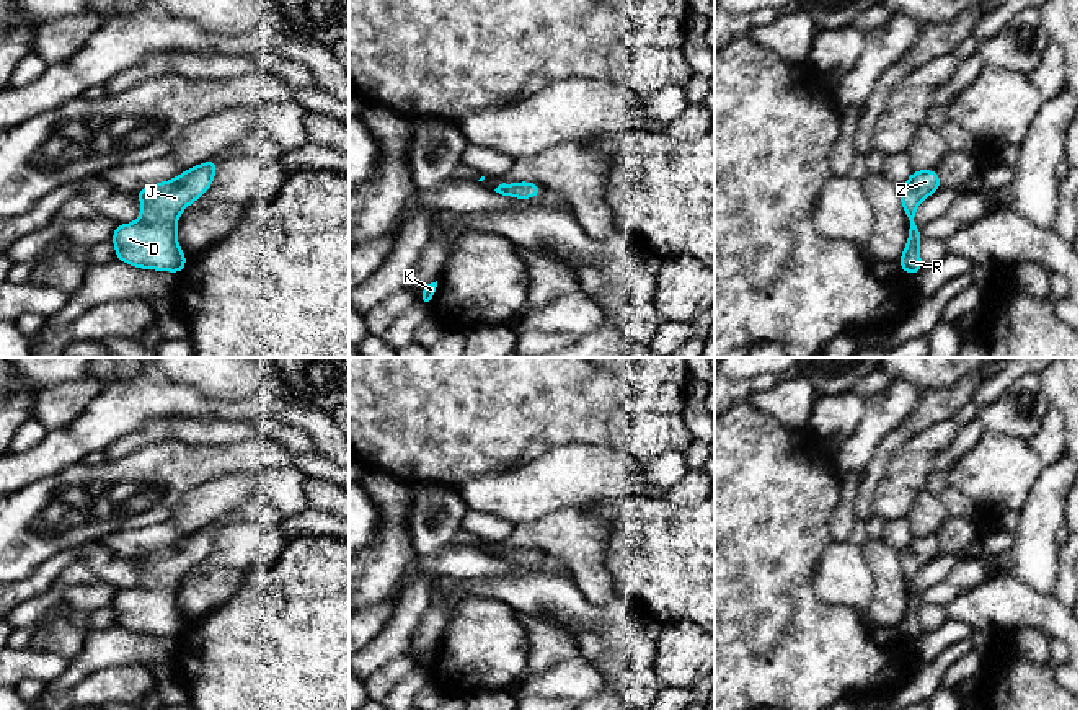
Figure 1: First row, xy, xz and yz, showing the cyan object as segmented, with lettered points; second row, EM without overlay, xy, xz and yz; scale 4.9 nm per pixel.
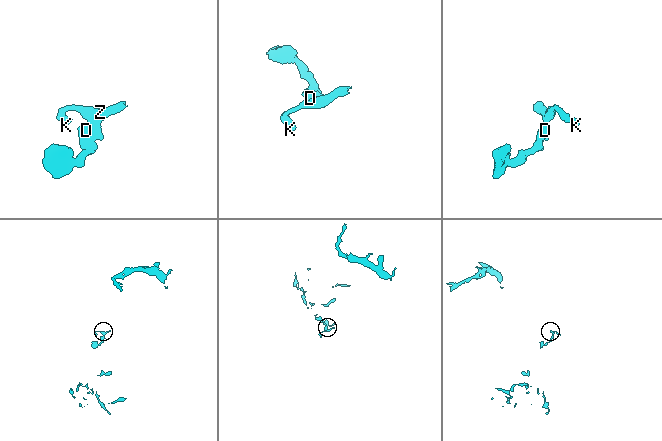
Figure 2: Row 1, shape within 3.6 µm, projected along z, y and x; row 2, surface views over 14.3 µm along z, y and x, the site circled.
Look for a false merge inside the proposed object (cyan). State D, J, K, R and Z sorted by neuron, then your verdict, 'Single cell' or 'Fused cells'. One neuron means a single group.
Groups: D J K R Z. Single cell

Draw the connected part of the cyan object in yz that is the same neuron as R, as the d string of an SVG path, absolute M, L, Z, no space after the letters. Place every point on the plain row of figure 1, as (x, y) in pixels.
M914 535L910 544L899 552L901 570L909 586L909 604L899 630L902 638L918 640L923 635L920 627L920 592L915 589L915 576L918 570L941 553L940 540L936 535Z

